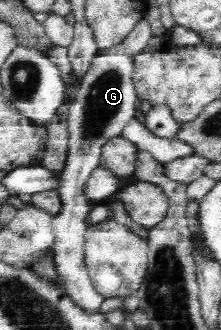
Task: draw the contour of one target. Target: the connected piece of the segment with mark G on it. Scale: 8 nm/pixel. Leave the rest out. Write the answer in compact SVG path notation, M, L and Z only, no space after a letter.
M142 16L120 46L102 50L94 57L75 94L74 102L67 106L67 155L56 188L60 195L62 210L52 219L55 236L52 248L55 250L56 269L59 270L62 286L84 313L98 313L105 298L92 286L85 268L84 235L88 228L87 220L91 208L83 188L92 171L99 167L102 146L118 137L124 126L134 119L138 100L132 80L132 56L139 53L151 38L152 28L148 20Z

